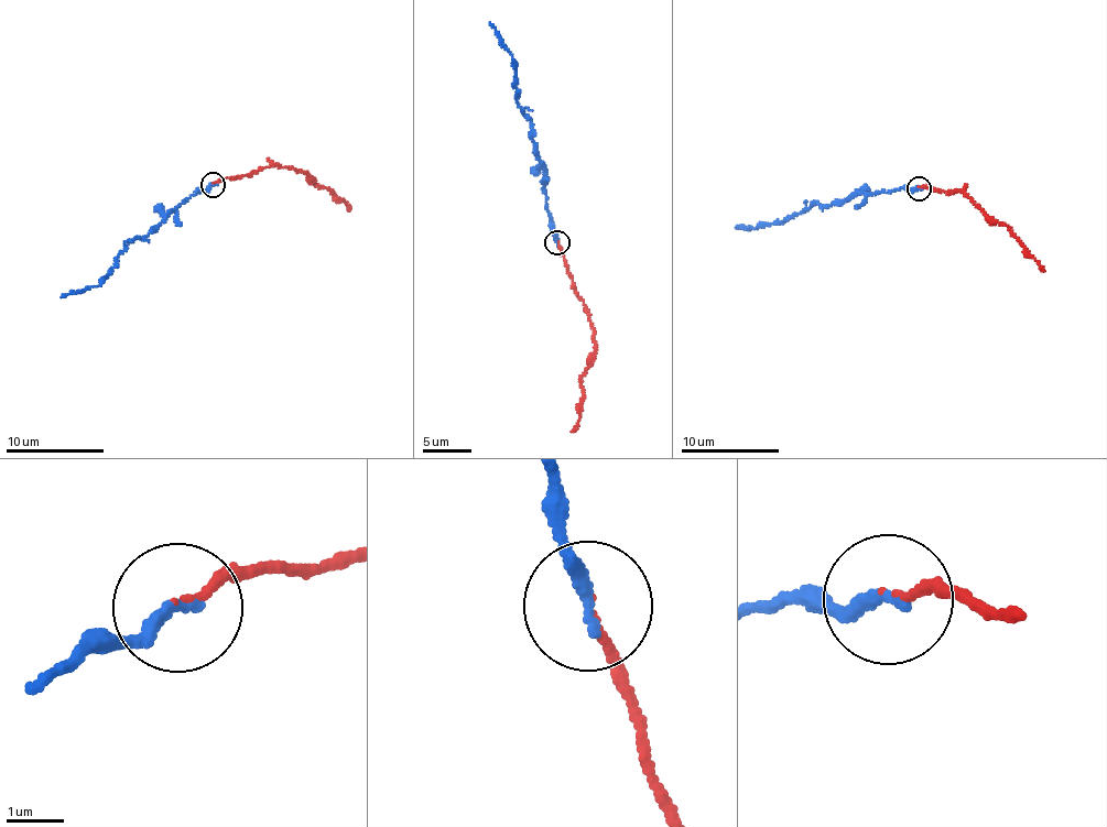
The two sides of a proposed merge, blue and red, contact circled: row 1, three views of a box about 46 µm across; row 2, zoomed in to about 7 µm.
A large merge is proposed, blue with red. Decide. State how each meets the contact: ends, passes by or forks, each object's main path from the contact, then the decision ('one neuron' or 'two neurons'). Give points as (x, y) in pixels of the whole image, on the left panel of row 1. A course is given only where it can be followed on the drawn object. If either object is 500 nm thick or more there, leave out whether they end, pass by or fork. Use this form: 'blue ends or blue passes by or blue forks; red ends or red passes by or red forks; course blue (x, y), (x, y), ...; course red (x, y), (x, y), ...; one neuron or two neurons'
blue ends; red ends; course blue (213, 185), (193, 194), (169, 210), (155, 229), (119, 251), (112, 270), (96, 286), (61, 296); course red (213, 183), (266, 167), (289, 166), (308, 173), (315, 182), (343, 199), (348, 210); two neurons

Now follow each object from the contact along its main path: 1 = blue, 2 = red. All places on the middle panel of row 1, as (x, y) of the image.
1: (557, 241), (549, 215), (546, 170), (536, 150), (530, 117), (519, 104), (516, 65), (489, 22)
2: (559, 241), (572, 287), (583, 302), (593, 328), (596, 352), (582, 378), (581, 415), (571, 432)

